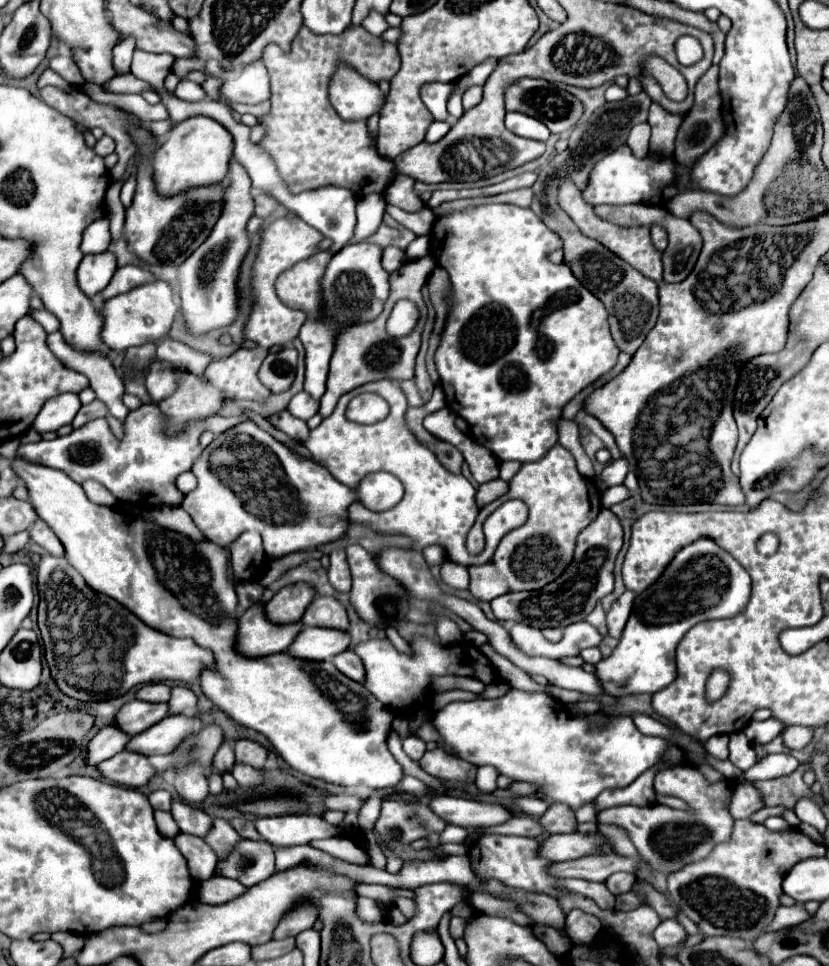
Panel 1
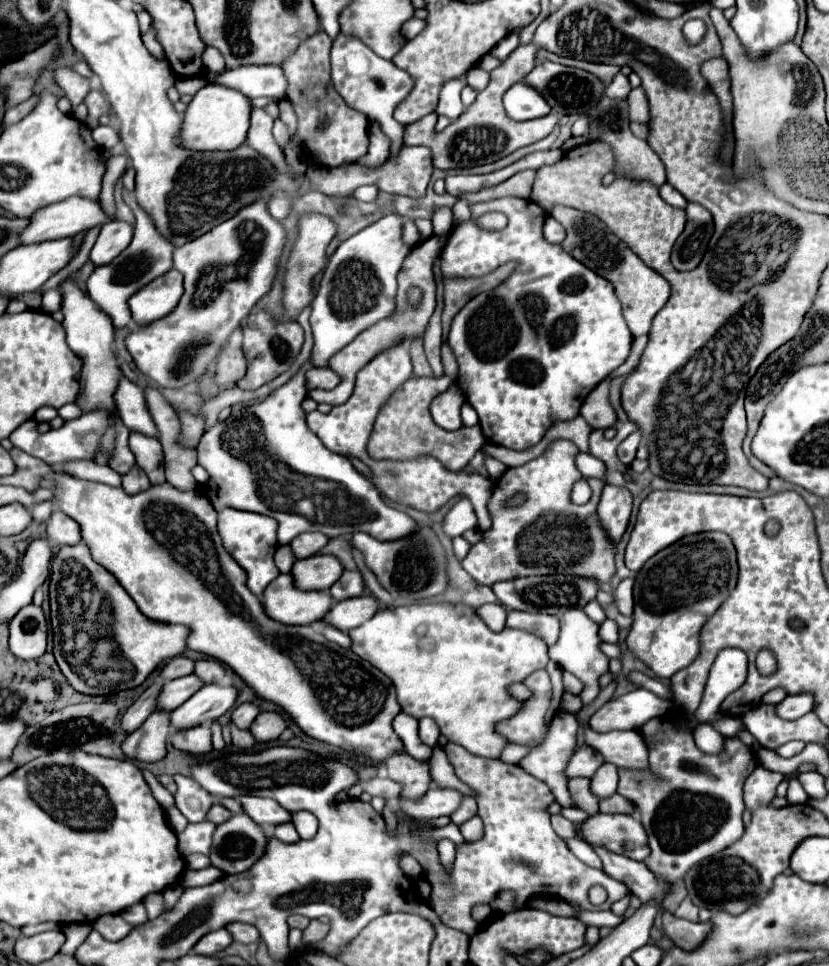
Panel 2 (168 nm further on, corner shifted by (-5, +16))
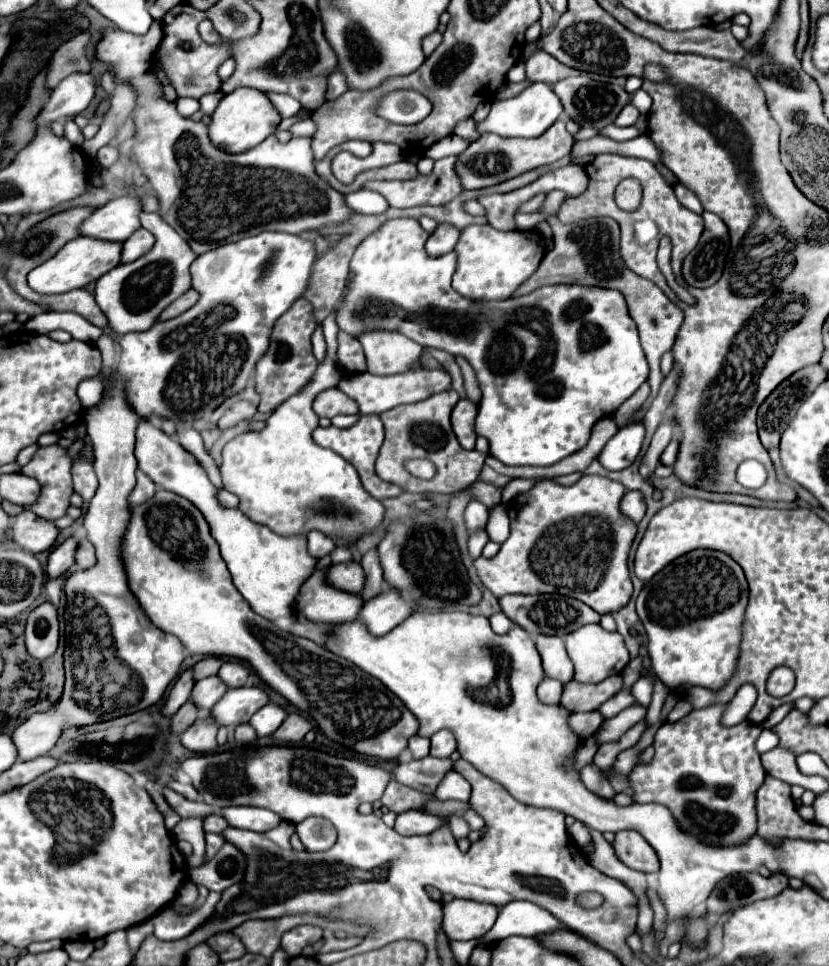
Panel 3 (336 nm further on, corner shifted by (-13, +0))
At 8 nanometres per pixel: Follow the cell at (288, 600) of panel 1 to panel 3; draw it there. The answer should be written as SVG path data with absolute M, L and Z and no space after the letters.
M357 562L333 564L327 568L325 576L329 576L329 584L333 588L341 588L345 592L359 592L363 588L363 568Z

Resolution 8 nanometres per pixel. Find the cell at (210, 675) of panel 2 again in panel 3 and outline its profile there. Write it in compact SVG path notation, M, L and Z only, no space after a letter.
M227 660L223 662L223 666L219 668L217 676L221 676L221 680L227 684L227 688L239 688L247 684L251 670L247 664L237 662L237 660Z

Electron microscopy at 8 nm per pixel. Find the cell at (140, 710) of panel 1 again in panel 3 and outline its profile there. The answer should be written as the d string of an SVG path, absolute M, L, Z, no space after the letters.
M209 676L199 680L193 686L189 700L193 700L193 704L197 704L199 710L211 710L225 692L227 692L227 686L217 676Z

